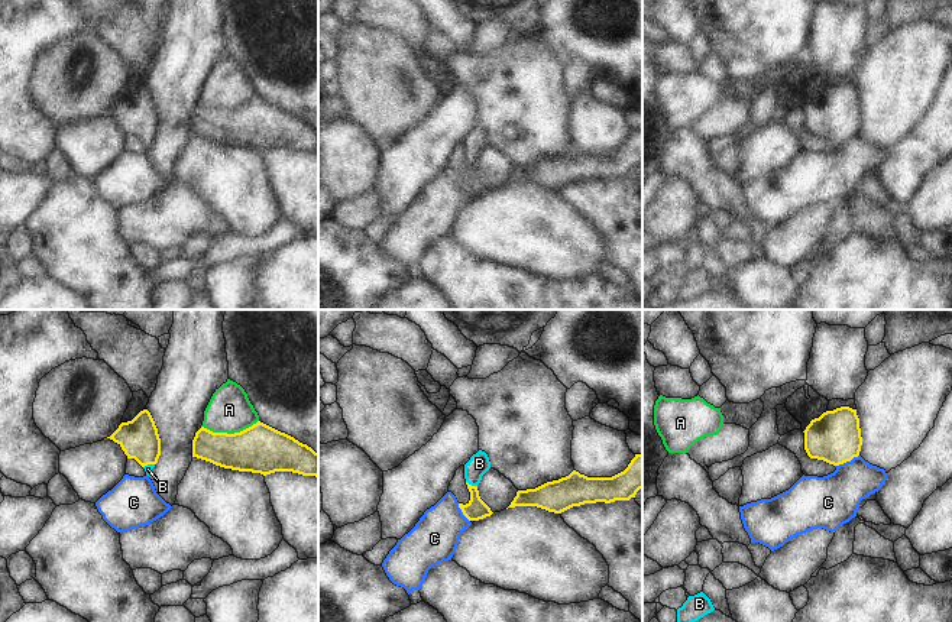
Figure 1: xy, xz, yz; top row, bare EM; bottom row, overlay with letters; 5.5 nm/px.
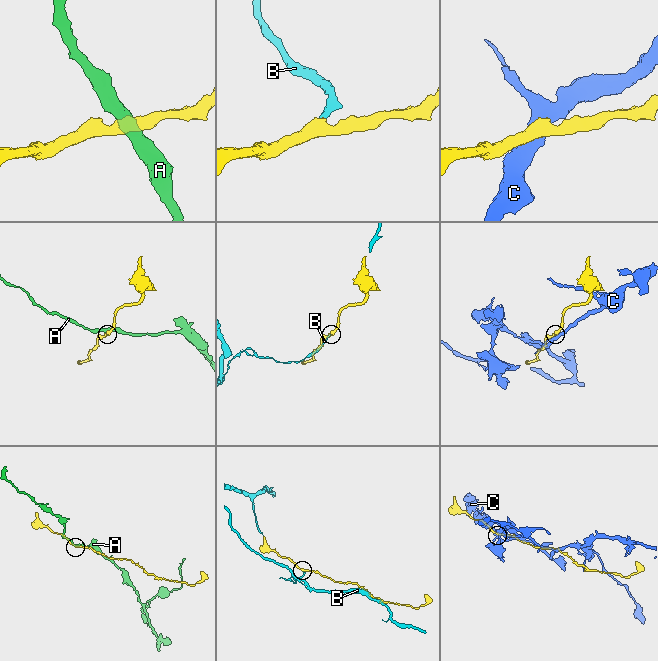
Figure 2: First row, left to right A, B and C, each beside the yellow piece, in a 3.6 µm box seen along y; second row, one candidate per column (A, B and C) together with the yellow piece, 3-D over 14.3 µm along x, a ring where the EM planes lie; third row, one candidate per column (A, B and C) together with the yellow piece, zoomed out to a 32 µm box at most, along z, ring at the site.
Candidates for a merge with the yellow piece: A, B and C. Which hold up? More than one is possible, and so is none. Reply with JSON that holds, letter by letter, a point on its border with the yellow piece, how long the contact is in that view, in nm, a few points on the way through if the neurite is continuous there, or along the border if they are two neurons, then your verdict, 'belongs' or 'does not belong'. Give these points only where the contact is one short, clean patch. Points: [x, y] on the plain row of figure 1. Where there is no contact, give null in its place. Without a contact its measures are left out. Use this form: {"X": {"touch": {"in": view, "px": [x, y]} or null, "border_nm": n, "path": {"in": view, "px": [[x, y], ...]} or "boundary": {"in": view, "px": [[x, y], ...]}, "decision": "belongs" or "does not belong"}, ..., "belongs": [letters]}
{"A": {"touch": {"in": "xy", "px": [229, 110]}, "border_nm": 320, "boundary": {"in": "xy", "px": [[258, 96], [233, 109], [213, 109], [201, 103]]}, "decision": "does not belong"}, "B": {"touch": {"in": "xz", "px": [470, 161]}, "border_nm": 70, "path": {"in": "xz", "px": [[476, 185], [475, 169], [470, 161], [473, 146], [479, 139]]}, "decision": "belongs"}, "C": {"touch": {"in": "yz", "px": [847, 136]}, "border_nm": 150, "decision": "does not belong"}, "belongs": ["B"]}

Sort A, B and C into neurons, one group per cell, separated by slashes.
A / B / C

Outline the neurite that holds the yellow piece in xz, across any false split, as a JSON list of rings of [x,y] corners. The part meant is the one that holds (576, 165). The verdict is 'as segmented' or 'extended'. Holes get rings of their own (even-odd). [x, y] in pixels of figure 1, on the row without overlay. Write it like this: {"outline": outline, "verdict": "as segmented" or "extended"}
{"outline": [[[642,130],[612,153],[587,153],[573,146],[569,152],[535,165],[518,166],[508,184],[537,182],[561,189],[585,179],[629,176],[642,165]]], "verdict": "as segmented"}

